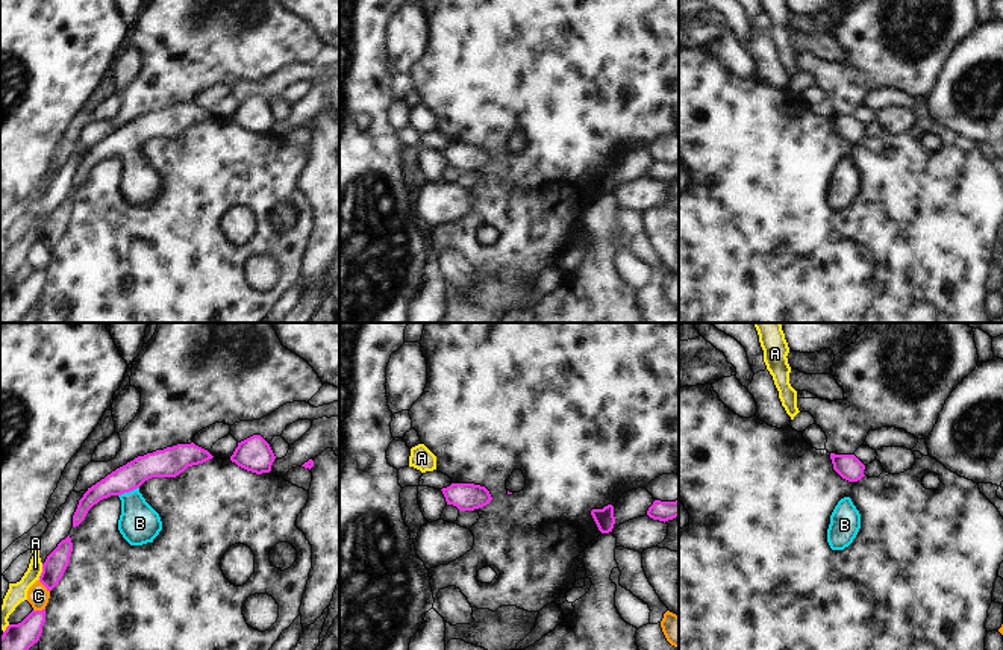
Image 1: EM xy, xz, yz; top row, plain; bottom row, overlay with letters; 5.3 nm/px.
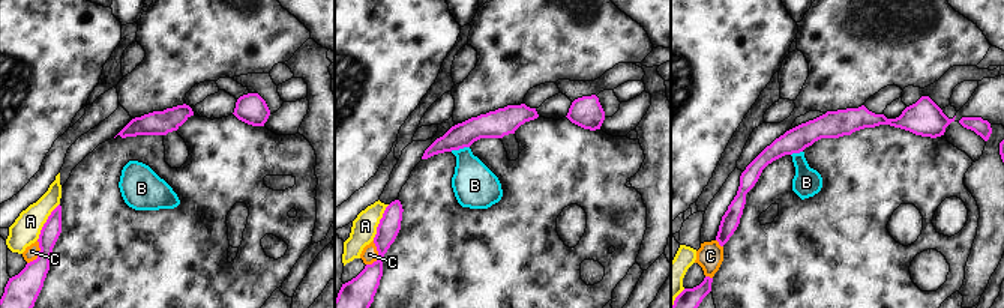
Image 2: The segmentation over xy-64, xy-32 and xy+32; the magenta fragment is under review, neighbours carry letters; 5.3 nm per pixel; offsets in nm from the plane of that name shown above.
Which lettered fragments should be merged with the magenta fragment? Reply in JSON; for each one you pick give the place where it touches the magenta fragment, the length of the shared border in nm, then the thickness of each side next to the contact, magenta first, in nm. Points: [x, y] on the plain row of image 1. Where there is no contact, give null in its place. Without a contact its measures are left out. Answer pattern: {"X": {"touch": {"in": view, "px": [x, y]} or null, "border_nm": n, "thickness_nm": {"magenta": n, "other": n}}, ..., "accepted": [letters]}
{"B": {"touch": {"in": "xy", "px": [128, 152]}, "border_nm": 120, "thickness_nm": {"magenta": 140, "other": 220}}, "accepted": ["B"]}

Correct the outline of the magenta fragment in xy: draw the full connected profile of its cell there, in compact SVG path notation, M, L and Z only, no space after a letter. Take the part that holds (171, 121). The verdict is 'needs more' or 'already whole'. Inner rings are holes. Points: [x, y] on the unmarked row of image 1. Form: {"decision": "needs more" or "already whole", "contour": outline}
{"decision": "needs more", "contour": "M194 103L177 105L138 117L88 148L73 176L73 188L79 186L88 171L100 161L118 156L121 161L118 191L123 198L130 206L153 203L162 191L162 182L139 153L139 147L152 138L176 138L188 127L203 124L212 118L208 111Z"}

